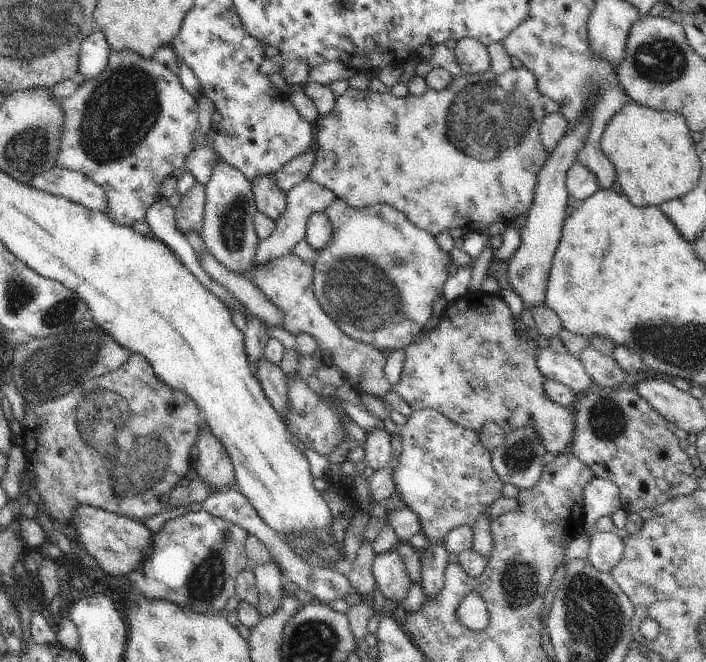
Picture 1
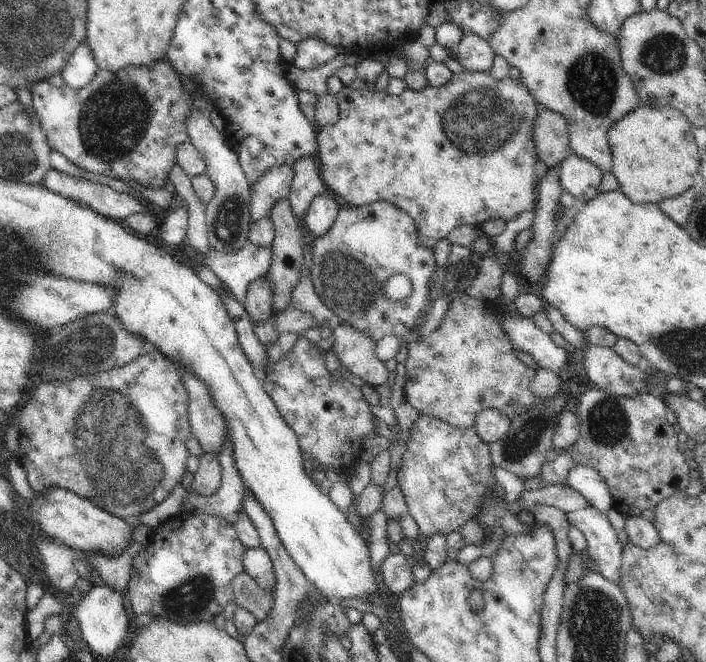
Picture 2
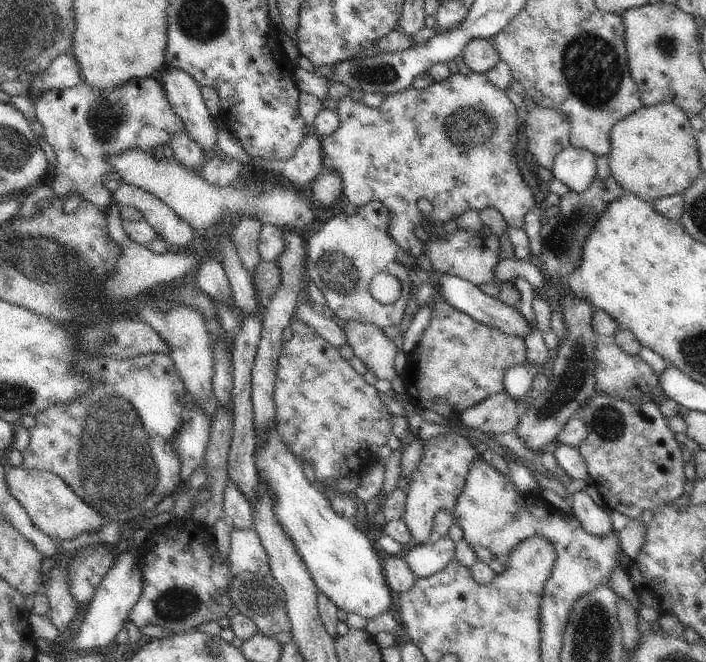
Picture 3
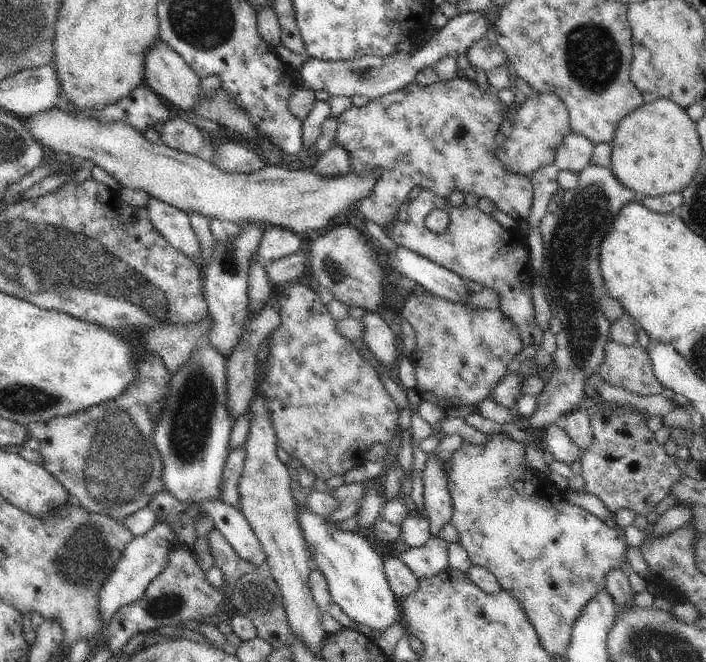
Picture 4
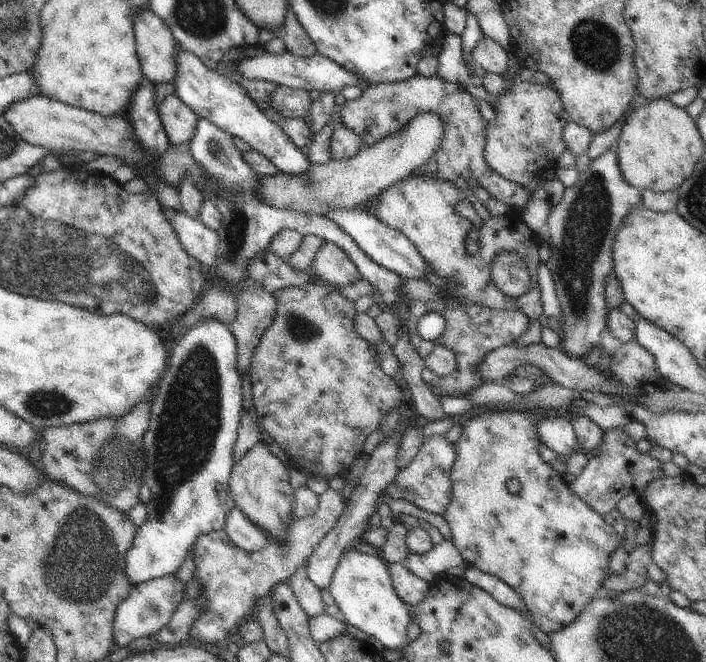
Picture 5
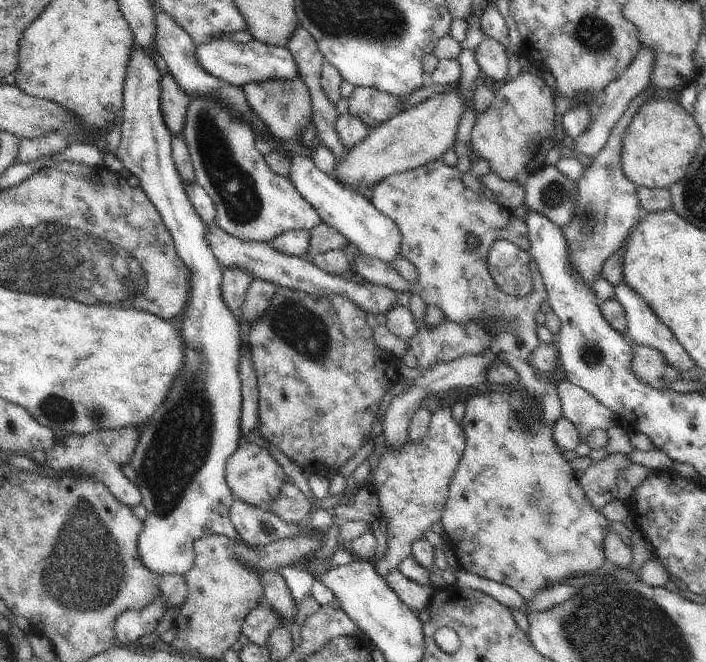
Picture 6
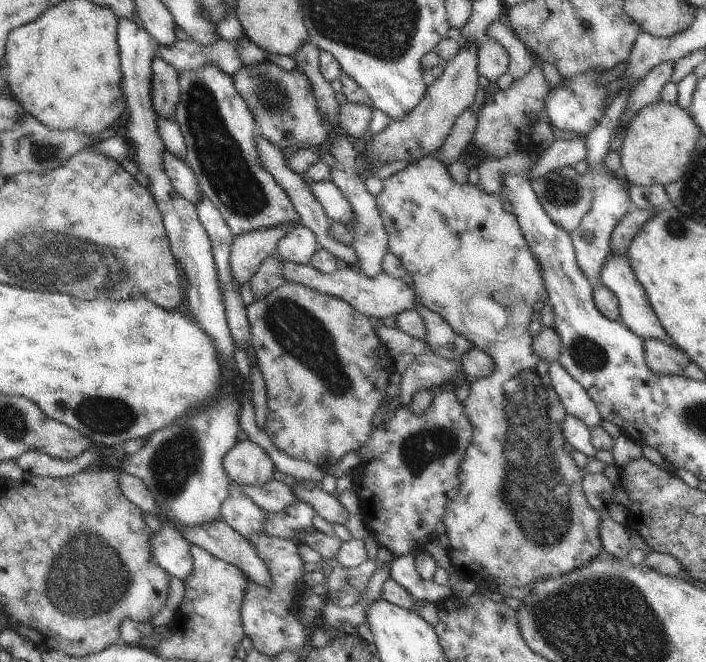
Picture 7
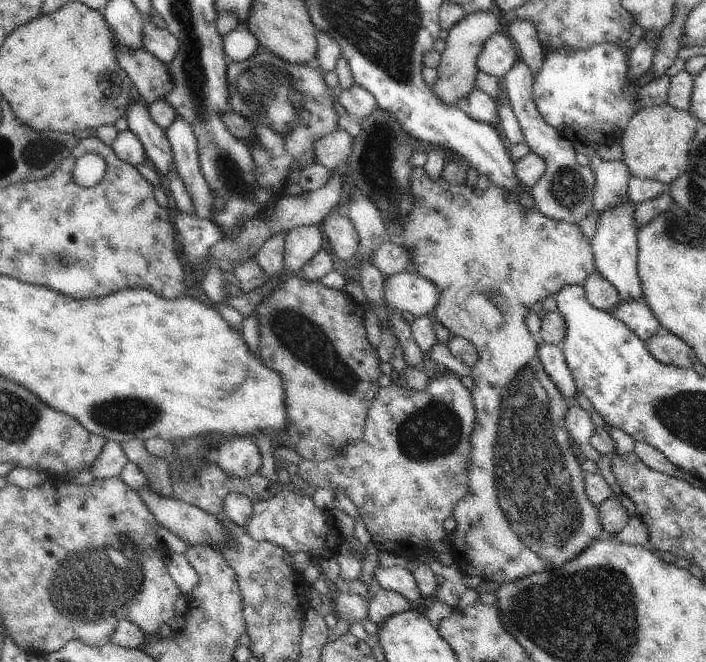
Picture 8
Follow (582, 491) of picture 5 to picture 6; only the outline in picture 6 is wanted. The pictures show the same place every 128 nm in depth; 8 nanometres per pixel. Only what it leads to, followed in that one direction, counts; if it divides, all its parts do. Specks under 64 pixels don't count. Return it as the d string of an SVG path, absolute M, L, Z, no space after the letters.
M613 453L600 461L593 461L579 474L579 485L594 508L601 512L607 504L616 499L618 472L628 468L631 463L624 453Z

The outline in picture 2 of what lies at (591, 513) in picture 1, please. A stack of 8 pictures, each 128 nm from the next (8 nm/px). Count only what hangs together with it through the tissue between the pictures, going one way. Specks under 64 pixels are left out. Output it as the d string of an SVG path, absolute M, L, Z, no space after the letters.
M576 462L567 484L579 492L600 514L613 508L613 494L606 479L594 469Z

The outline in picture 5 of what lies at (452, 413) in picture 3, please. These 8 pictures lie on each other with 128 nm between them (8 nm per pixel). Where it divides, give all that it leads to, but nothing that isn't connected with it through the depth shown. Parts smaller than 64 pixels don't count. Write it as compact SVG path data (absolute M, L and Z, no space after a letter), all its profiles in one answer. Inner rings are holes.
M413 300L408 306L409 322L407 330L414 343L418 354L424 359L430 356L436 345L444 346L454 352L457 369L447 375L438 376L434 371L424 368L421 372L423 381L429 385L432 394L440 400L444 396L464 397L476 388L480 388L485 380L479 371L479 365L493 350L514 345L516 340L526 332L529 325L528 317L520 311L506 311L504 309L493 309L479 304L475 305L453 305L441 303L422 303L422 300ZM436 310L443 314L445 329L442 334L433 341L427 341L420 336L417 329L418 320L426 314L426 311Z

